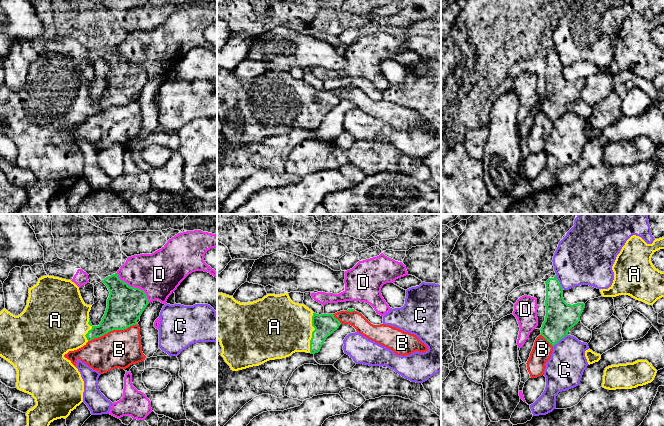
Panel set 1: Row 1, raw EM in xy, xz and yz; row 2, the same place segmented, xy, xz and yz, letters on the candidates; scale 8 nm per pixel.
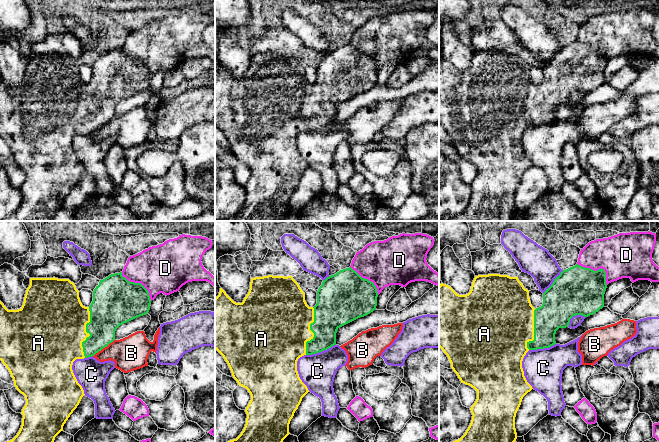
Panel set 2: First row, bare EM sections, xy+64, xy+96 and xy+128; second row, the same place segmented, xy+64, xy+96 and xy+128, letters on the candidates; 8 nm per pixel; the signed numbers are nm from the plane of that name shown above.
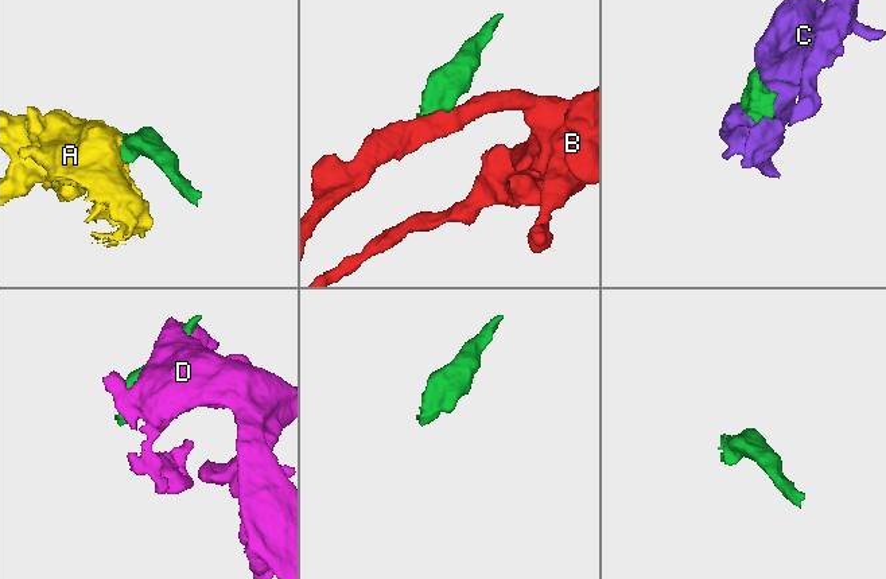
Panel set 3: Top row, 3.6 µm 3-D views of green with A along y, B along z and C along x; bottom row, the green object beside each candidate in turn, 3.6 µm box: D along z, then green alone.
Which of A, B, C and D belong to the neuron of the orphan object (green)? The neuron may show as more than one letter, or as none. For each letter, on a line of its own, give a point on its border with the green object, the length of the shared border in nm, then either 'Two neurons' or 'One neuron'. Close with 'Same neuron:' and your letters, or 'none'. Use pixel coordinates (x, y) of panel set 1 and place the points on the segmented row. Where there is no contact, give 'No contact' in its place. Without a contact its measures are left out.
A: Touches green at xz (312, 332). Shared border 320 nm. One neuron
B: Touches green at xy (112, 330). Shared border 420 nm. Two neurons
C: Touches green at yz (560, 339). Shared border 160 nm. Two neurons
D: Touches green at xy (134, 287). Shared border 360 nm. Two neurons
Same neuron: A

